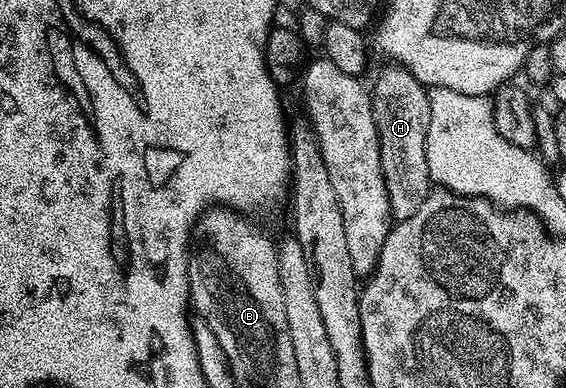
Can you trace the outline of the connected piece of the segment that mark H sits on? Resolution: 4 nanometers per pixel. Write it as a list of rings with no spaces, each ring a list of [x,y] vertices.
[[[385,64],[385,69],[370,85],[374,127],[378,133],[380,167],[393,222],[405,221],[428,198],[430,182],[426,167],[426,127],[430,119],[428,89],[399,65]]]

